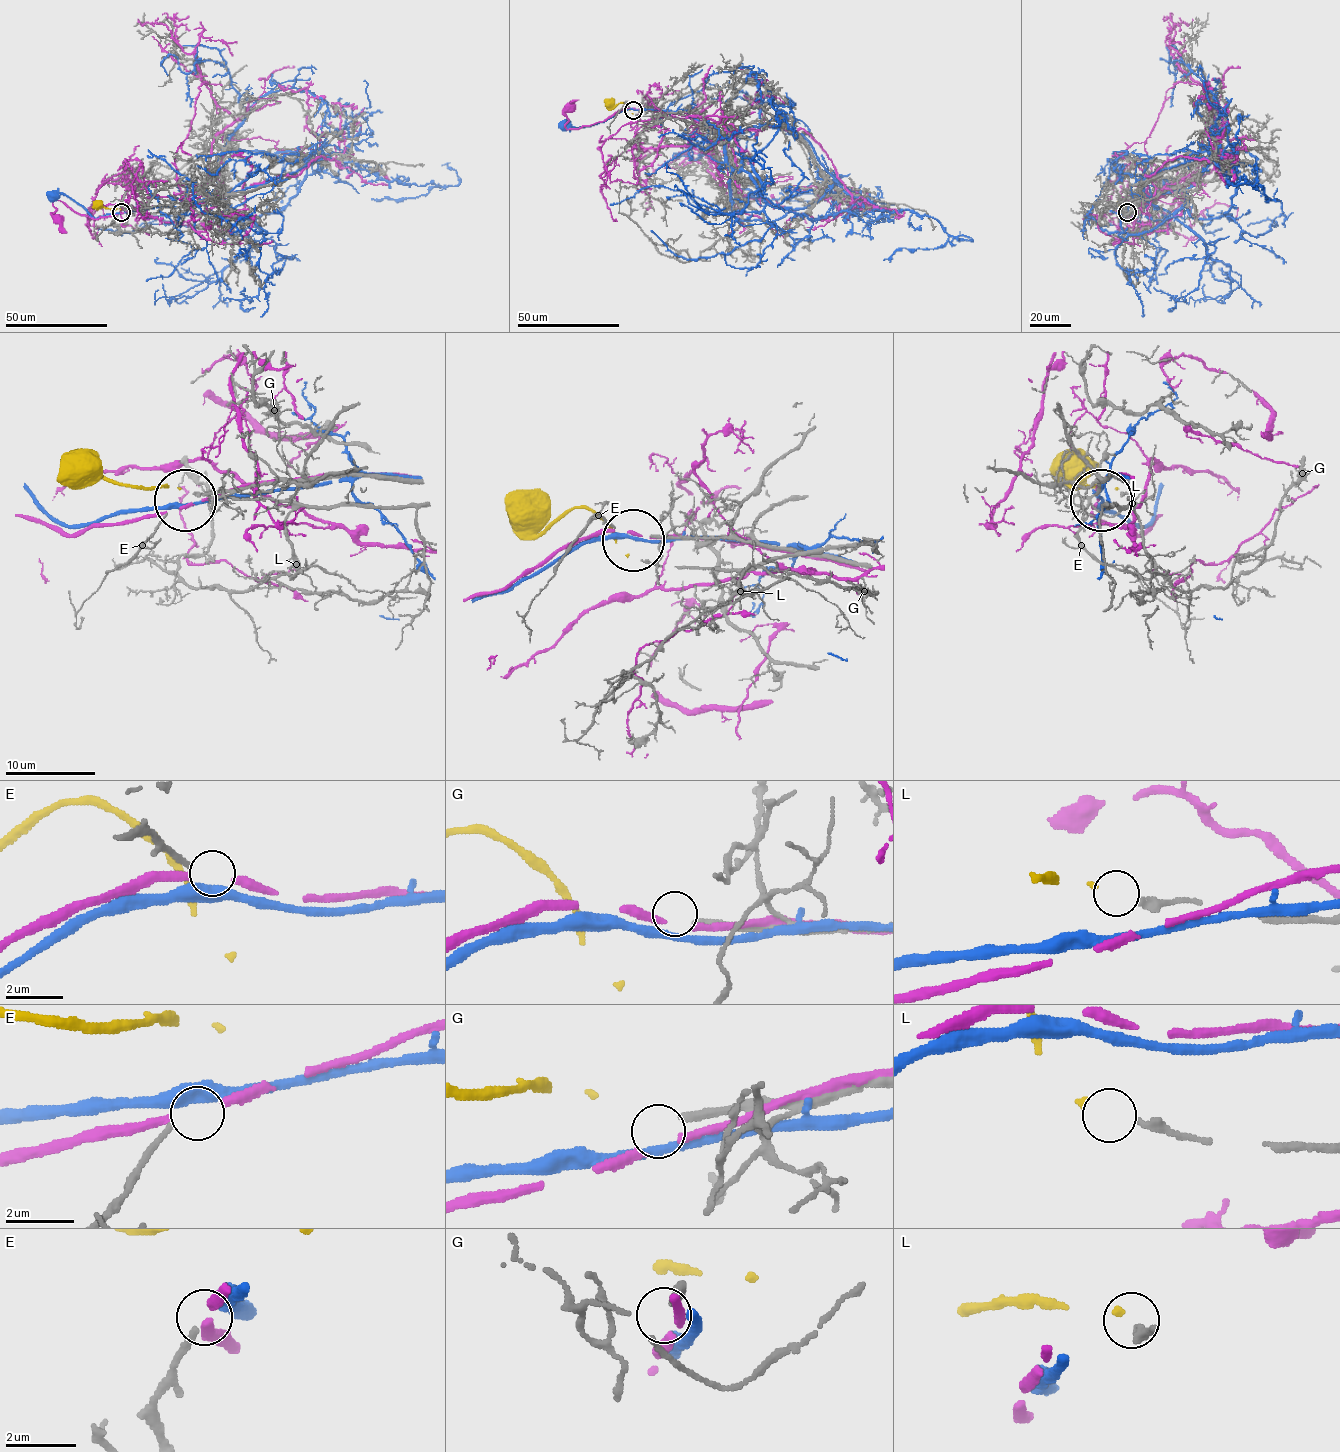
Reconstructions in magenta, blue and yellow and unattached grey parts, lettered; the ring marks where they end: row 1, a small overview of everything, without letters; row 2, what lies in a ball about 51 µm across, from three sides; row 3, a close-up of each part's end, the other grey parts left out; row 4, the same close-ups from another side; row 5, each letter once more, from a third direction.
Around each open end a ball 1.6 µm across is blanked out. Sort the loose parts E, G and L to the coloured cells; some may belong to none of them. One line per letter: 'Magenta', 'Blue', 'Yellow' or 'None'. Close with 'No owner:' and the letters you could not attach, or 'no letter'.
E: Blue
G: None
L: Yellow
No owner: G

